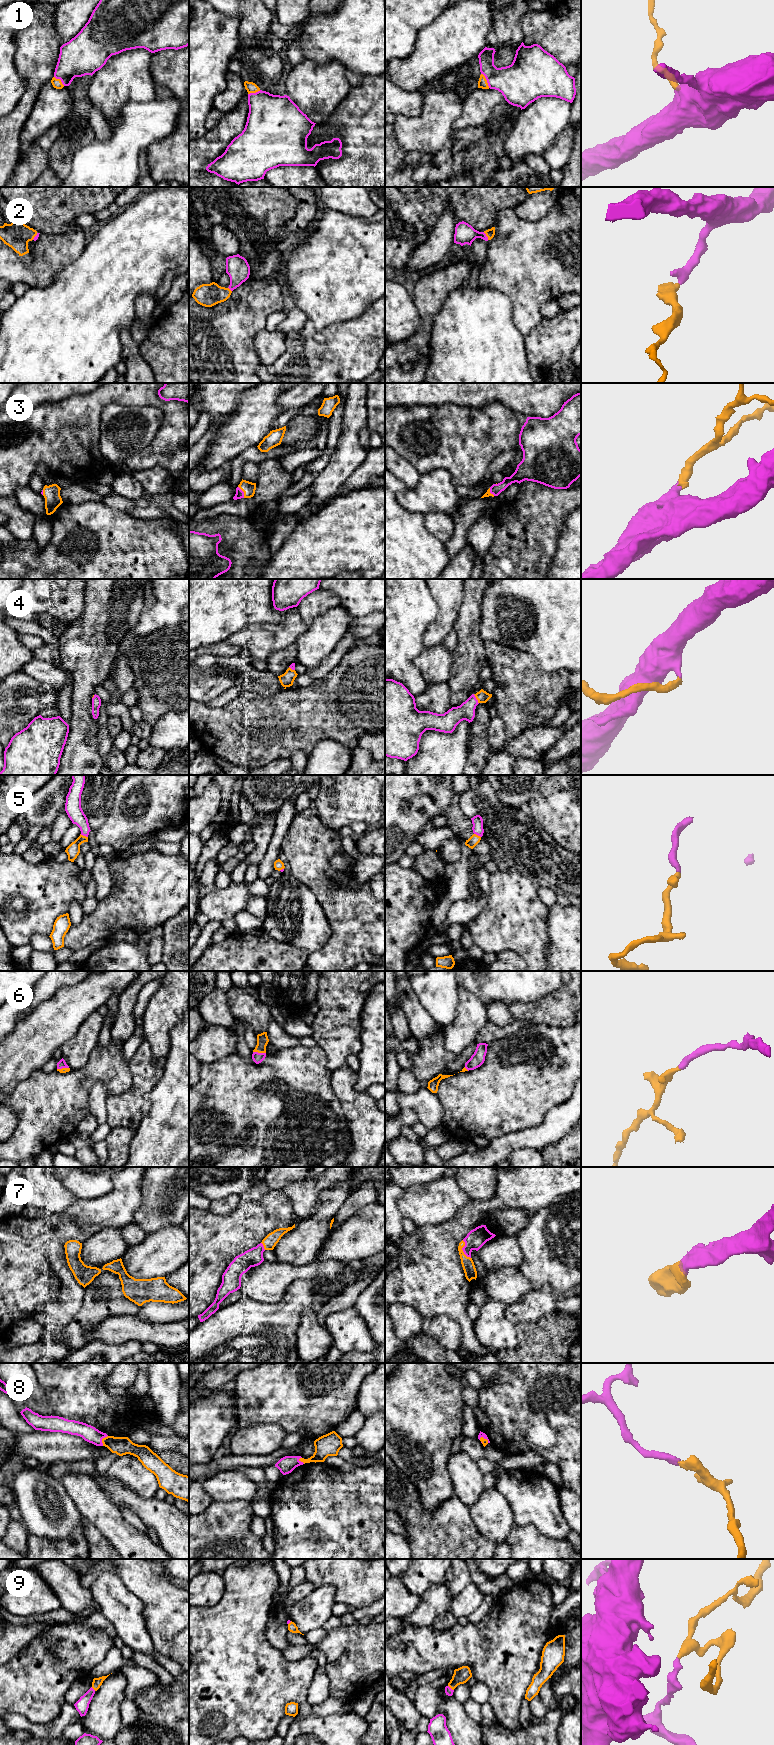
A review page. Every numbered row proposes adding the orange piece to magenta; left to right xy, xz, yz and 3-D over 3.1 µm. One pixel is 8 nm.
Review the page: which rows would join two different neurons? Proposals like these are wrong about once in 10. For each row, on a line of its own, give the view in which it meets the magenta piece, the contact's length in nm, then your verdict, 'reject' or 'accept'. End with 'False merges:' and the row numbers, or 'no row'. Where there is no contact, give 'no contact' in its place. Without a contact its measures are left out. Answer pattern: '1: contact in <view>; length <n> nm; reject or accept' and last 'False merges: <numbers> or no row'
1: contact in yz; length 140 nm; accept
2: contact in yz; length 80 nm; accept
3: contact in xz; length 110 nm; accept
4: contact in yz; length 90 nm; accept
5: contact in xy; length 70 nm; accept
6: contact in xz; length 110 nm; accept
7: contact in yz; length 170 nm; accept
8: contact in xy; length 100 nm; accept
9: contact in yz; length 60 nm; accept
False merges: no row

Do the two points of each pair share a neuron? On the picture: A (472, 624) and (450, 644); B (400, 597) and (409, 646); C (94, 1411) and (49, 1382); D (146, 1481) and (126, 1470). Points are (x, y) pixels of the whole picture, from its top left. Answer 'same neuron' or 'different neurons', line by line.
A: different neurons
B: same neuron
C: same neuron
D: same neuron

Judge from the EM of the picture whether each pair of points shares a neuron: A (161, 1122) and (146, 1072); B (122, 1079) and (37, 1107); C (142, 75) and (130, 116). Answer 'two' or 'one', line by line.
A: two
B: one
C: two

